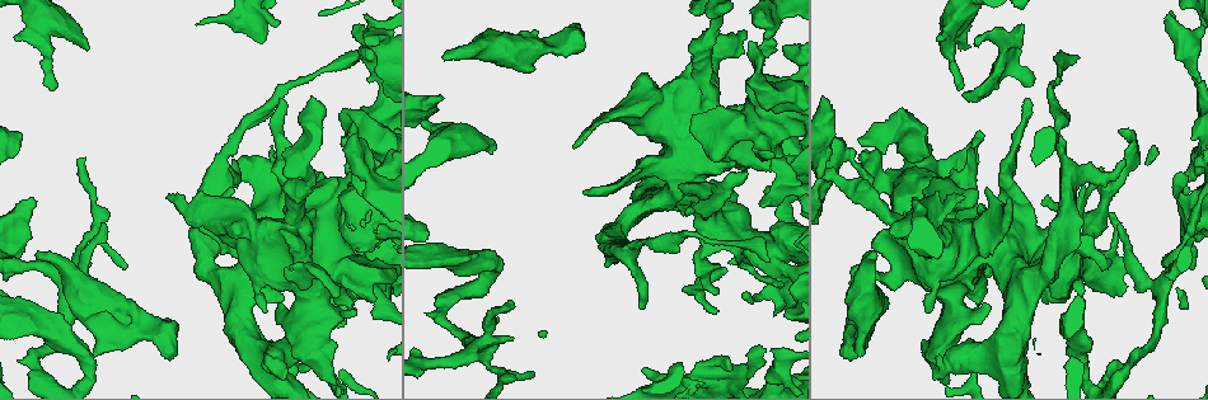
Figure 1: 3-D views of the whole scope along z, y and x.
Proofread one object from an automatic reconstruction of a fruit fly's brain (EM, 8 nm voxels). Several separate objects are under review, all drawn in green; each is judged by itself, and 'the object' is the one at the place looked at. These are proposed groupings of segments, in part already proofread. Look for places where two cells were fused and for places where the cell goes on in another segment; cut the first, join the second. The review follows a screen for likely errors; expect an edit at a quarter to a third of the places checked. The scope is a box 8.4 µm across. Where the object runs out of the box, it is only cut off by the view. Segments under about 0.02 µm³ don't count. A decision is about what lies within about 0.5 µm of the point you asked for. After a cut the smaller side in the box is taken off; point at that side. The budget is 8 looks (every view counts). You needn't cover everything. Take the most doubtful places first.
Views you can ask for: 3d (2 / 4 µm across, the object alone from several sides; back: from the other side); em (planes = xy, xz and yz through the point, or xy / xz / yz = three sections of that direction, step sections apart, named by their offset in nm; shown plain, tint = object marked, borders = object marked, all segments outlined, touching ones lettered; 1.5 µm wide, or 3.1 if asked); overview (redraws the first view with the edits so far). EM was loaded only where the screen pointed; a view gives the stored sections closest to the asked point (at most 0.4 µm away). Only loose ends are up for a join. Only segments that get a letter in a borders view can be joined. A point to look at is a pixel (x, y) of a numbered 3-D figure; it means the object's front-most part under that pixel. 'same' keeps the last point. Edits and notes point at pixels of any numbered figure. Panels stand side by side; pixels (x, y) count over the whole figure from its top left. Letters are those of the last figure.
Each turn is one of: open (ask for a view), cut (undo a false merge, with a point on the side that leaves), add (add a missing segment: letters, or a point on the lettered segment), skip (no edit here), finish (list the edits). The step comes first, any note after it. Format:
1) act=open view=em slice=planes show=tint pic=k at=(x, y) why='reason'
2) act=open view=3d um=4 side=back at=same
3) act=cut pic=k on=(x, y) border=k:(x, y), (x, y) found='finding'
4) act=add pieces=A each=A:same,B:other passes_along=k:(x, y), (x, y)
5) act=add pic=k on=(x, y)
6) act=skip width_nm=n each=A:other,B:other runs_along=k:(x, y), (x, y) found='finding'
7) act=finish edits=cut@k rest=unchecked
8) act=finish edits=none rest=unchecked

act=open view=em slice=xz step=4 show=borders pic=1 at=(960, 45) why='branch stops here'

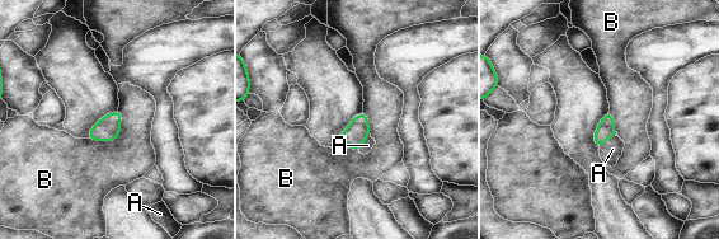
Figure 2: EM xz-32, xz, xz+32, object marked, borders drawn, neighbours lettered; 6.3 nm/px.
act=add pieces=A each=A:same,B:other passes_along=2:(606, 130), (606, 140), (612, 149) found='it goes on there'

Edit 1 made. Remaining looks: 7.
act=open view=3d um=4 pic=1 at=(579, 26)

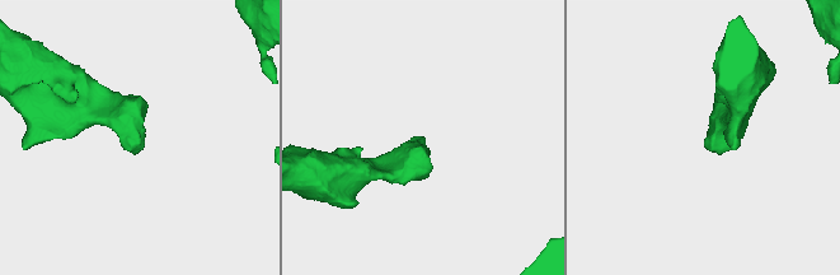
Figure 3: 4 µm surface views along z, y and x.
act=open view=em slice=xy step=8 show=borders pic=3 at=(425, 139)

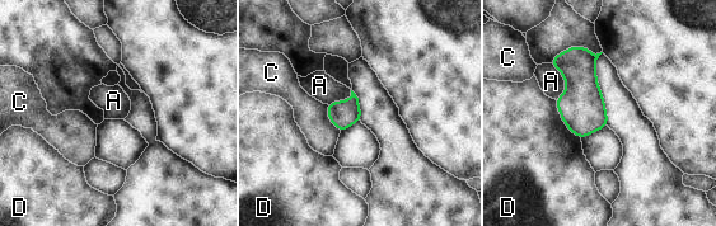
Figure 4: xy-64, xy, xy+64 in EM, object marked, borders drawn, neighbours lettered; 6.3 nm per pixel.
act=open view=em slice=planes show=borders at=same why='another direction'

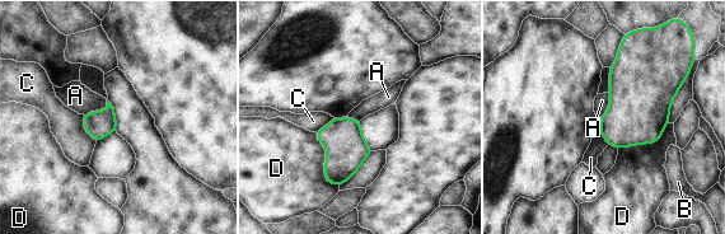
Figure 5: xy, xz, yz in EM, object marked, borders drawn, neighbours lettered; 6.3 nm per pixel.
act=skip longest_contact=D:380nm each=A:other,B:other,C:other,D:other found='no lettered segment goes on from it'

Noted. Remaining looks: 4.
act=open view=3d um=4 pic=1 at=(1112, 213) why='free end'

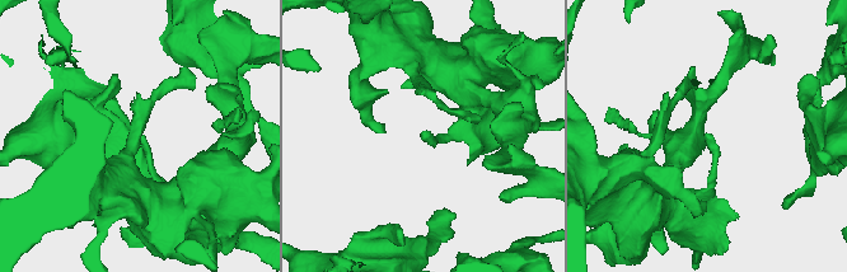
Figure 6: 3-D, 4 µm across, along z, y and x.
act=open view=em slice=planes show=borders pic=6 at=(424, 132) why='need the tissue'

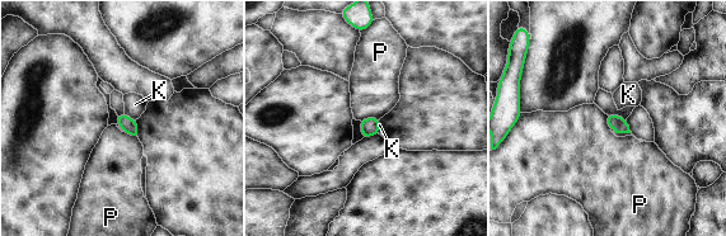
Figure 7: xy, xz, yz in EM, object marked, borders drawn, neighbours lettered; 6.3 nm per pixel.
act=skip each=K:other,P:other found='no lettered segment goes on from it'

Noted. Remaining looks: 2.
act=finish edits=add@2 rest=unchecked

